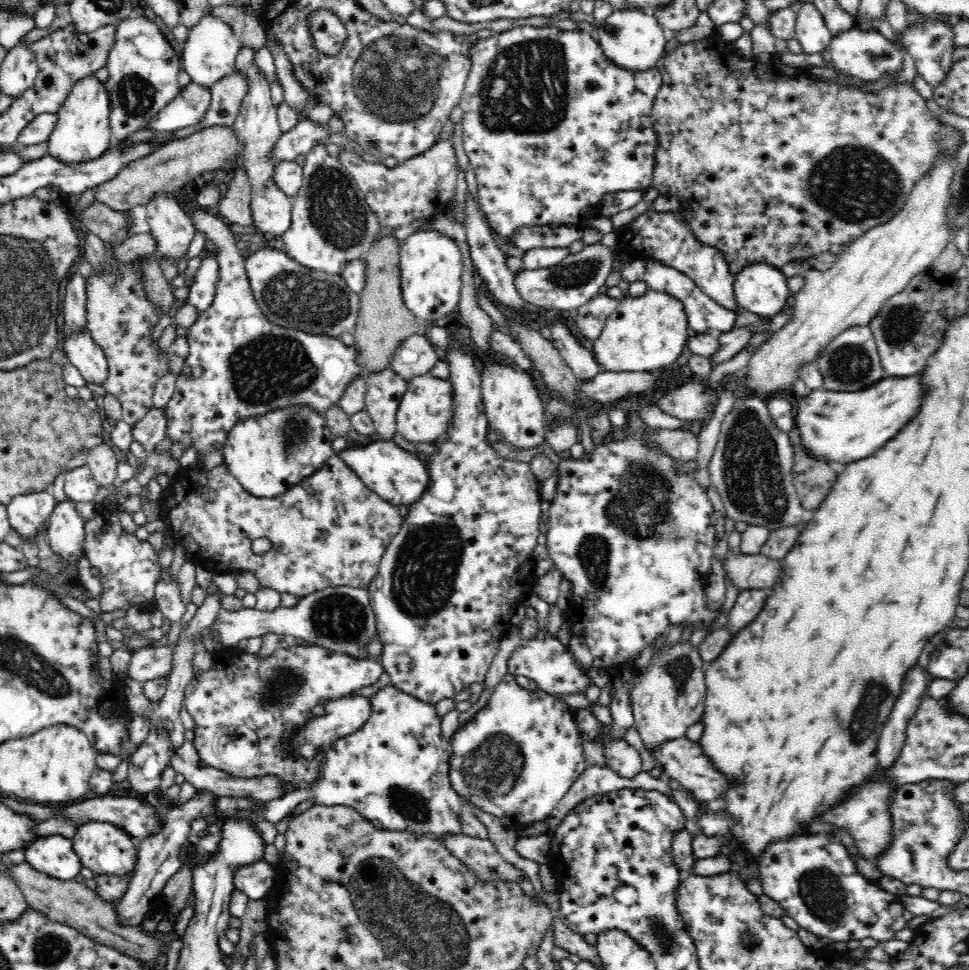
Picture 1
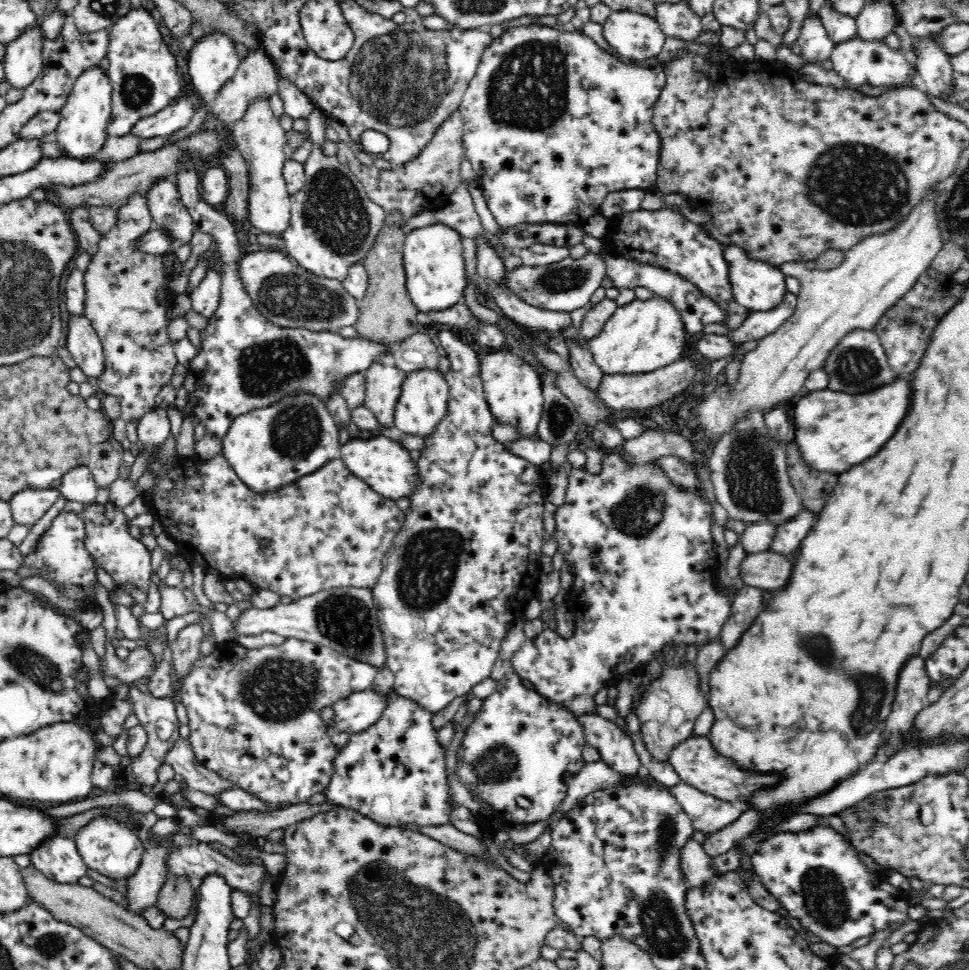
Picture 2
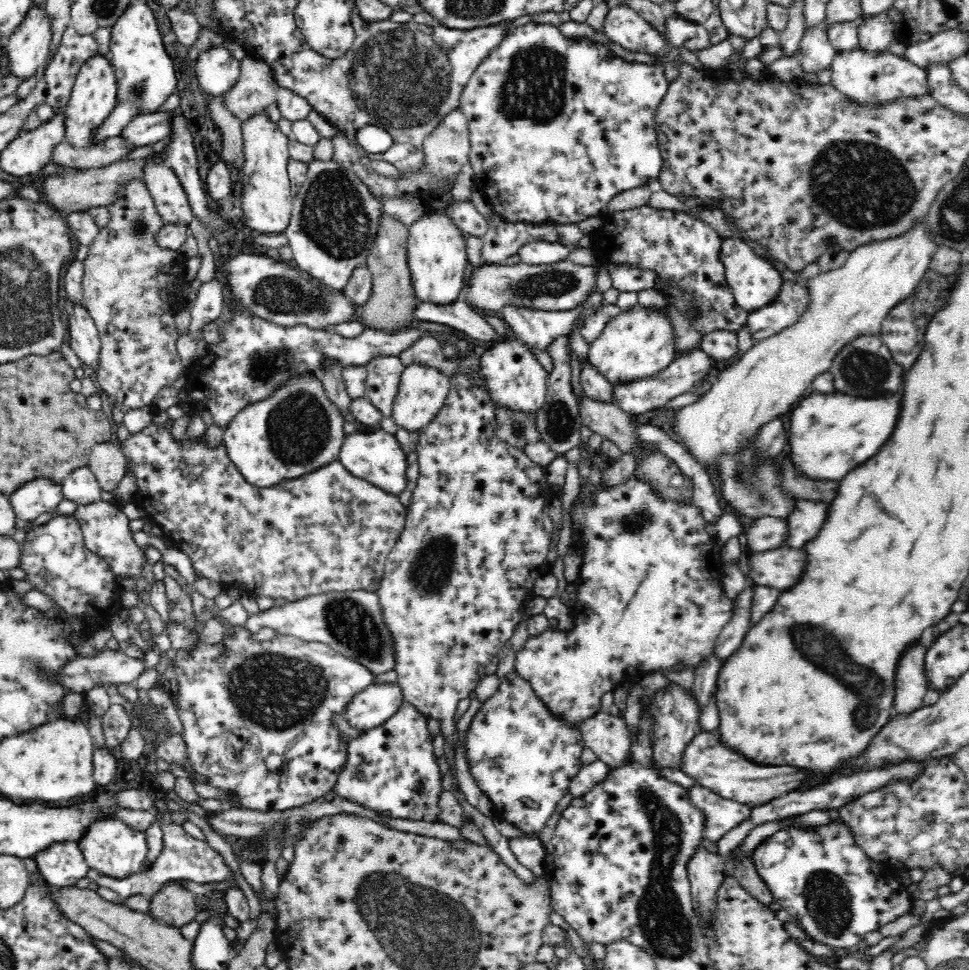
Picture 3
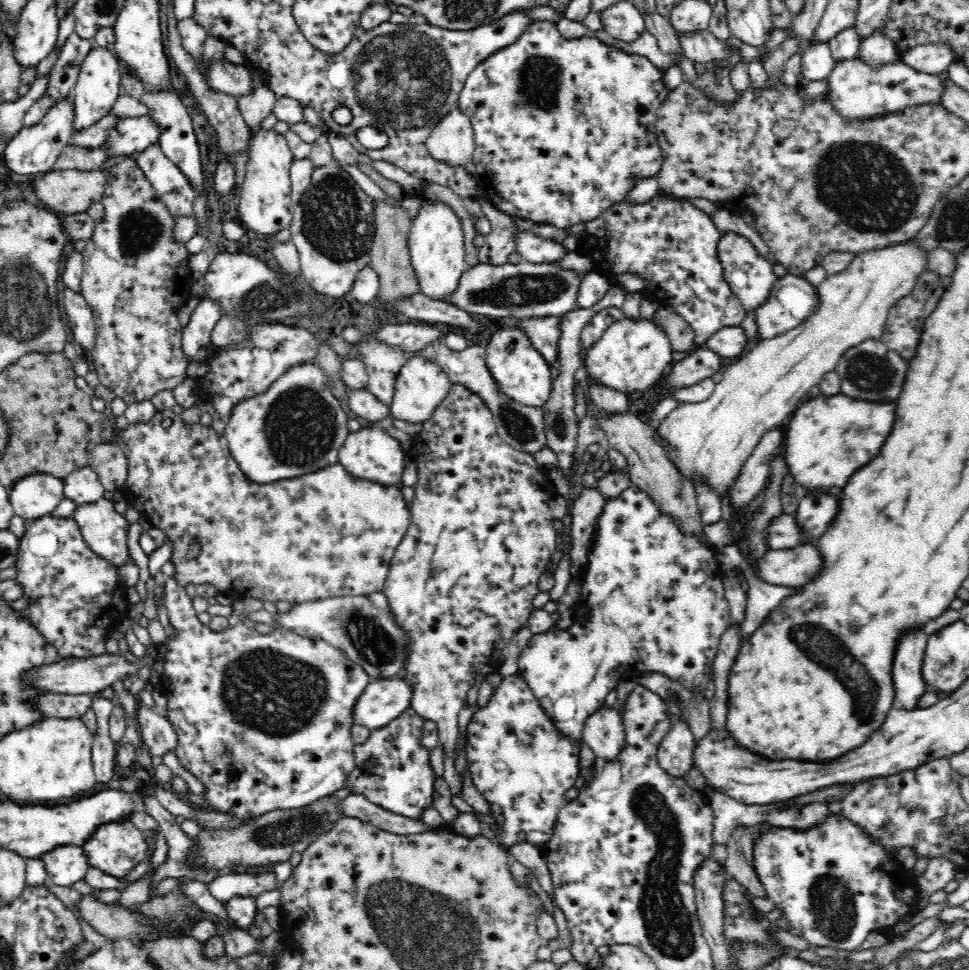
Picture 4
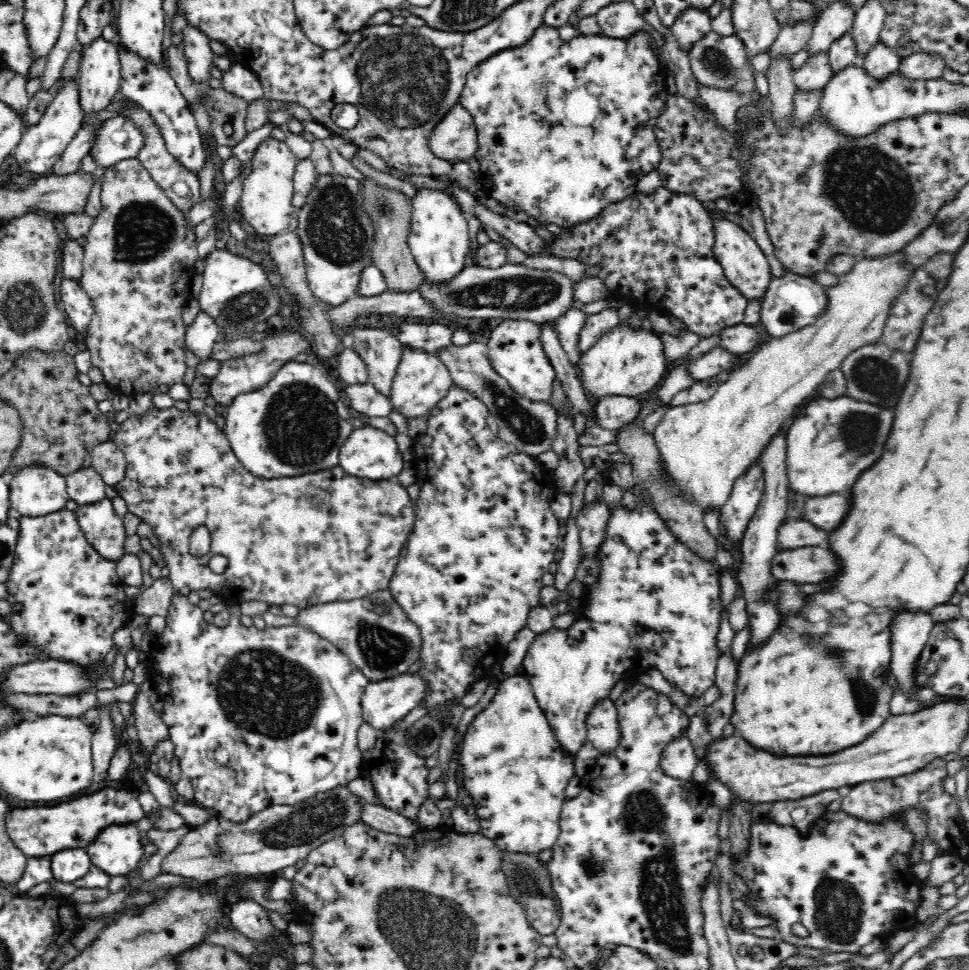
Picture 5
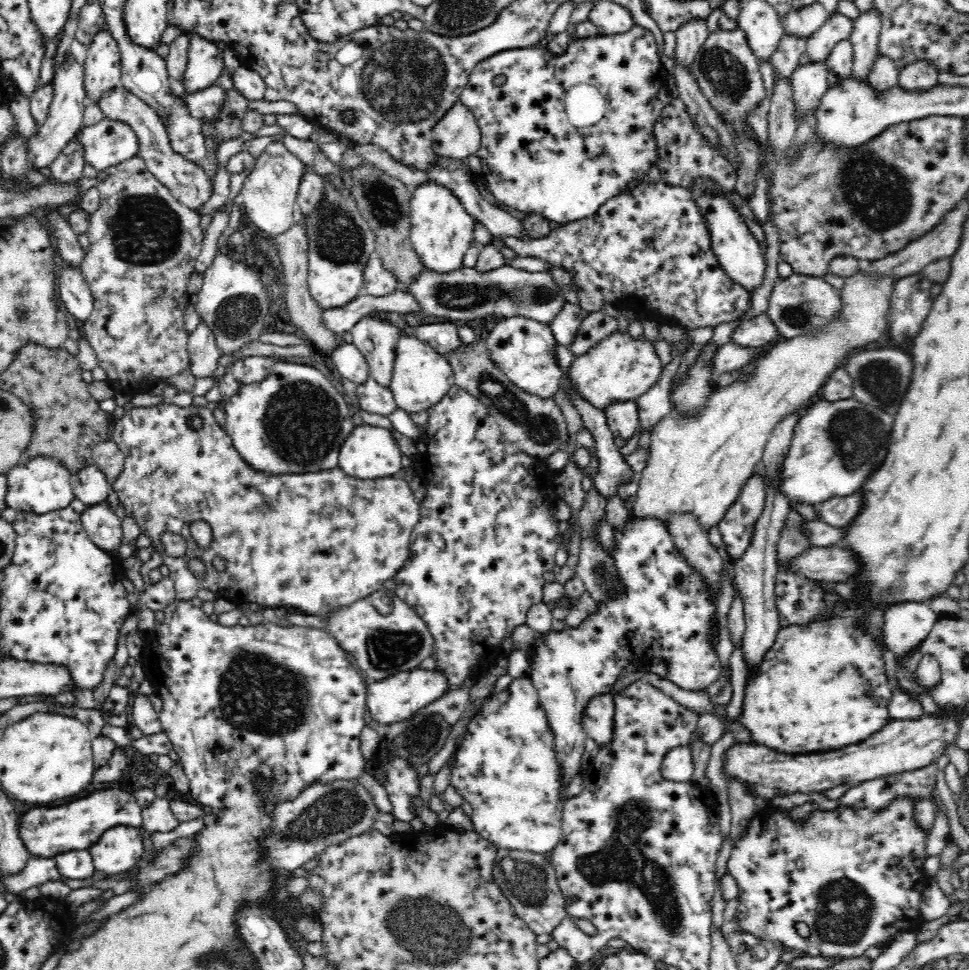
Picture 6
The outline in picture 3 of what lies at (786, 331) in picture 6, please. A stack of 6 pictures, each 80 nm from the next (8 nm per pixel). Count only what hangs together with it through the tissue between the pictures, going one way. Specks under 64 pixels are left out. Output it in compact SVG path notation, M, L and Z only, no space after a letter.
M785 280L773 296L772 302L749 313L746 326L755 342L780 334L794 326L810 308L812 297L804 280Z

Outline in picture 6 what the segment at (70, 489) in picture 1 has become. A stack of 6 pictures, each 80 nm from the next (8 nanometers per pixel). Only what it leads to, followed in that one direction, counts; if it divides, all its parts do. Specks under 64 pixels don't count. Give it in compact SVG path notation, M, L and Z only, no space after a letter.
M88 465L72 476L72 492L86 506L107 502L111 484L108 477L96 466Z

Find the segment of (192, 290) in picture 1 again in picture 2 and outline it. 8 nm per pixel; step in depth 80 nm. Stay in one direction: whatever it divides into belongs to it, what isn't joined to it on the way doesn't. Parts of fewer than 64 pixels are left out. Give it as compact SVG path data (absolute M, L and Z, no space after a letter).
M209 262L208 265L209 268L204 279L192 291L190 298L194 314L200 314L200 316L210 319L216 314L216 310L220 308L220 302L222 302L222 276L218 271L210 268Z

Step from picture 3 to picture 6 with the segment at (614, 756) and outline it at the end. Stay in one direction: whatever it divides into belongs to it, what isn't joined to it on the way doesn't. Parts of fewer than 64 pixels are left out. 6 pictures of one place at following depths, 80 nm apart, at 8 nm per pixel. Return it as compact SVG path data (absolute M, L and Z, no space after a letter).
M609 690L590 697L584 705L581 723L584 732L598 746L611 739L615 704Z

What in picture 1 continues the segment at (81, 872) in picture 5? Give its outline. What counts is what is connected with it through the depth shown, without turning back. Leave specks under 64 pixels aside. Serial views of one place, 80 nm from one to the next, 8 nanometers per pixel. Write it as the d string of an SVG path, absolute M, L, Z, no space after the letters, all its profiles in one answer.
M46 835L45 837L36 838L36 842L32 842L28 848L24 850L27 858L27 863L30 864L36 871L42 872L50 878L62 881L75 881L80 872L82 872L82 862L80 857L72 848L72 840L63 835Z

